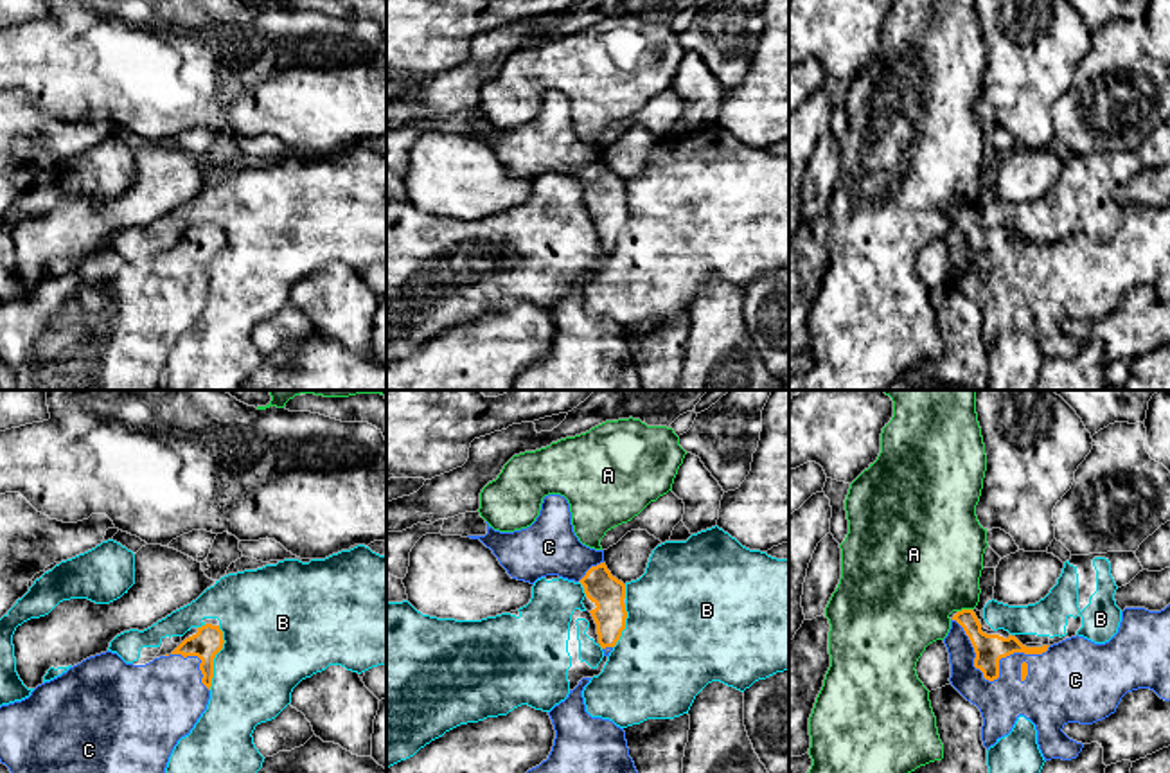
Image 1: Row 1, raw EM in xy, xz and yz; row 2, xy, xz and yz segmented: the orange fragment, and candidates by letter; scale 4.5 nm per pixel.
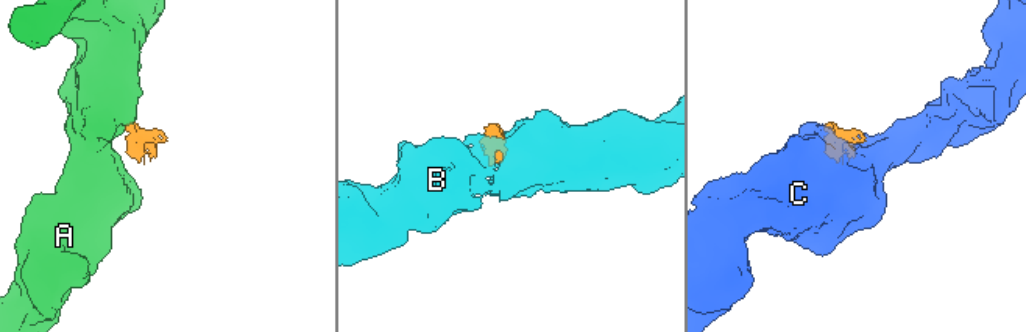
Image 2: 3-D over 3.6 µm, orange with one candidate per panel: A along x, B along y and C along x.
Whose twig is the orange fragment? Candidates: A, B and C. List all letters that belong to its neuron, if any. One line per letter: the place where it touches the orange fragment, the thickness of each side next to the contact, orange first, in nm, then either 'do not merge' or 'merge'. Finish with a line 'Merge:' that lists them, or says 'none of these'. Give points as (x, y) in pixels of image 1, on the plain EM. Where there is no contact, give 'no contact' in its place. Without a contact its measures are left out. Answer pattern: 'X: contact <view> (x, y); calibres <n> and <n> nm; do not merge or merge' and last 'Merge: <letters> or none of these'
A: contact yz (964, 207); calibres 130 and 460 nm; do not merge
B: contact xy (214, 254); calibres 140 and 400 nm; do not merge
C: contact yz (996, 275); calibres 130 and 260 nm; merge
Merge: C

